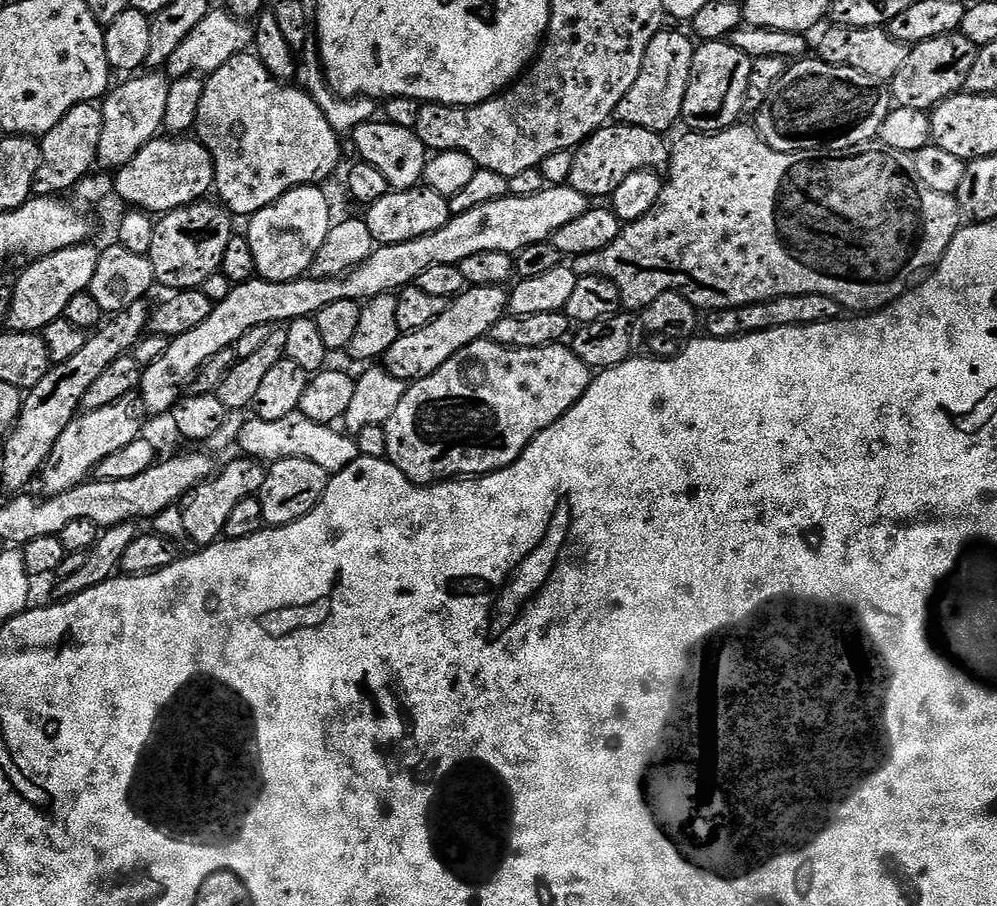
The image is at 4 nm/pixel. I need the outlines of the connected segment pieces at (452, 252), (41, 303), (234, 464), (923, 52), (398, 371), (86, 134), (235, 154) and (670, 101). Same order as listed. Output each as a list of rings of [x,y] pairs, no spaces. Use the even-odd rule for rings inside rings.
[[[548,186],[543,192],[533,196],[509,194],[501,200],[486,202],[486,206],[474,206],[474,210],[466,210],[466,214],[453,216],[446,226],[442,226],[442,230],[434,234],[426,234],[410,242],[377,247],[372,256],[366,258],[362,266],[348,273],[346,278],[301,278],[290,282],[270,282],[257,278],[235,285],[222,303],[213,307],[206,322],[175,337],[169,343],[166,354],[162,354],[162,358],[144,368],[144,376],[138,389],[138,399],[143,411],[153,412],[156,416],[163,412],[164,415],[171,413],[172,407],[180,401],[182,390],[187,389],[198,374],[202,362],[206,362],[206,358],[214,358],[218,350],[235,346],[238,338],[242,338],[246,330],[254,330],[254,326],[284,326],[290,320],[315,317],[316,312],[322,310],[322,306],[330,306],[330,302],[363,302],[383,292],[399,293],[401,288],[415,285],[422,270],[439,264],[460,265],[463,260],[470,258],[470,254],[482,254],[490,250],[515,254],[531,244],[551,241],[554,233],[588,211],[589,207],[589,197],[567,186]]]
[[[85,242],[33,259],[29,263],[32,265],[17,278],[16,284],[11,285],[12,301],[7,331],[43,333],[50,322],[64,315],[66,306],[70,306],[70,298],[88,290],[94,270],[98,267],[100,253],[99,247],[95,248],[92,242]]]
[[[239,458],[240,460],[232,460],[224,469],[217,471],[211,480],[204,480],[197,488],[192,488],[181,500],[169,506],[166,510],[162,510],[154,517],[154,530],[159,536],[165,536],[171,540],[179,542],[181,545],[196,544],[197,549],[208,548],[216,543],[224,535],[224,527],[226,521],[230,519],[230,514],[238,506],[238,502],[242,502],[242,498],[250,498],[259,493],[264,474],[265,465],[258,459]]]
[[[959,31],[911,45],[902,70],[898,70],[890,82],[890,96],[895,107],[931,113],[946,98],[963,93],[966,77],[974,62],[978,62],[979,53],[980,48]]]
[[[499,284],[469,287],[449,303],[447,310],[433,324],[417,332],[401,334],[398,342],[386,350],[382,366],[394,374],[394,378],[405,382],[434,374],[434,370],[438,370],[438,366],[446,366],[446,362],[450,362],[458,350],[470,346],[470,342],[485,339],[491,333],[495,324],[508,312],[508,294],[509,289]]]
[[[96,102],[74,106],[64,115],[62,122],[58,122],[58,126],[39,141],[40,165],[38,174],[34,174],[33,197],[63,197],[63,192],[71,193],[97,167],[98,141],[102,138],[100,109],[101,105]]]
[[[238,54],[205,79],[202,103],[194,129],[195,139],[206,146],[216,167],[215,195],[233,217],[251,218],[290,190],[320,186],[340,164],[341,133],[326,122],[326,114],[303,87],[276,80],[255,54]]]
[[[661,30],[654,42],[650,42],[646,58],[642,62],[642,70],[638,74],[638,82],[634,82],[634,86],[630,86],[630,94],[626,94],[622,102],[618,102],[615,119],[619,123],[642,126],[646,130],[664,134],[667,133],[667,128],[675,126],[676,120],[678,124],[681,119],[697,45],[687,31],[668,31]]]

